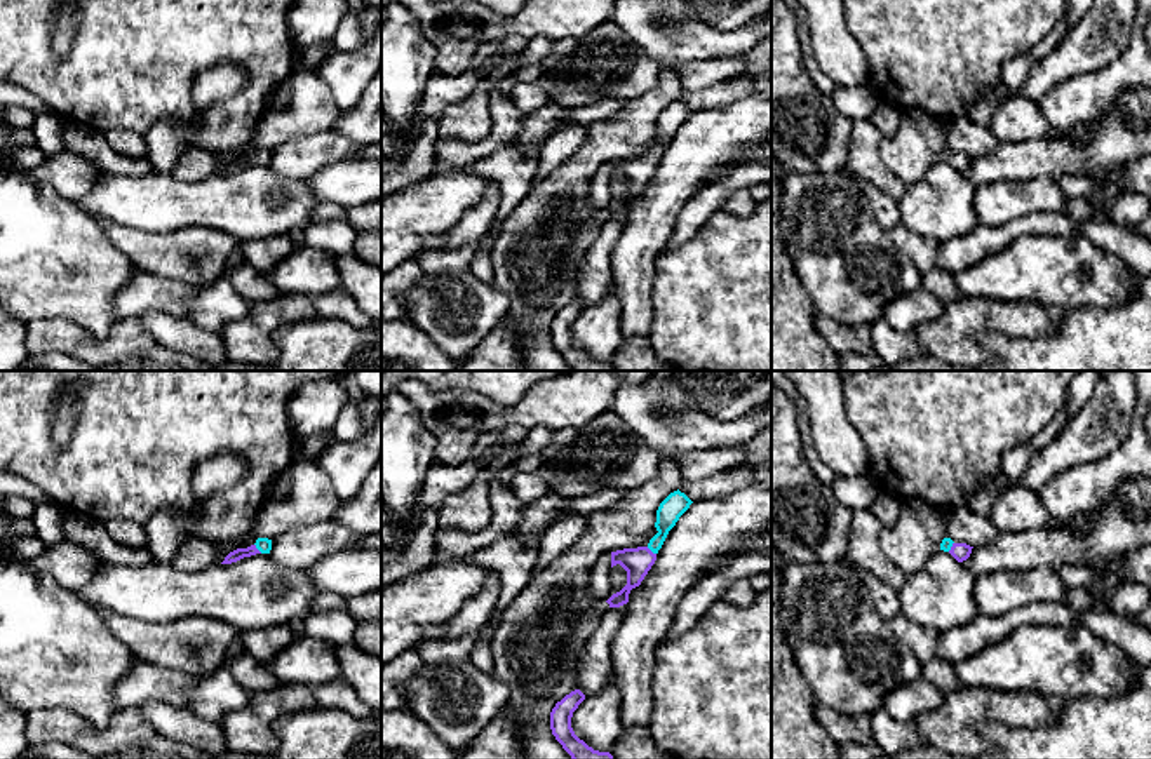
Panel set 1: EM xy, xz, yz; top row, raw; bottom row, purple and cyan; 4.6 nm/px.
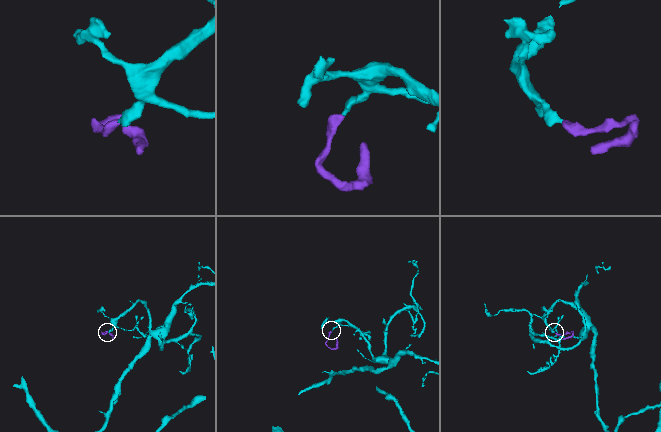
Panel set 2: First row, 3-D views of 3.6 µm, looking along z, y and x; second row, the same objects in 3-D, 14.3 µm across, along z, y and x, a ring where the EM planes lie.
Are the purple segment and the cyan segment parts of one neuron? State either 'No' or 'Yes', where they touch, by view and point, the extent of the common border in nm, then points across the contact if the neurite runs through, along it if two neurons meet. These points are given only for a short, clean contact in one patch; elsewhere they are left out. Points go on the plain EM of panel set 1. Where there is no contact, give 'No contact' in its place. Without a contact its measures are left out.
Yes. Touches purple at xy (256, 159). Shared border 60 nm. Path across: xy (237, 164), (256, 159), (263, 155)

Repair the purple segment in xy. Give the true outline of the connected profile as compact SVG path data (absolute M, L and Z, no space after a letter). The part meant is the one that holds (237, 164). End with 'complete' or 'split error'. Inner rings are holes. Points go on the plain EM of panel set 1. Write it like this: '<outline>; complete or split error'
M258 148L254 155L230 162L221 174L232 174L256 164L270 164L270 160L272 160L272 150Z; split error

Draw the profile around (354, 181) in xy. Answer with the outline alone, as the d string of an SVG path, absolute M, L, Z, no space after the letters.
M362 157L331 164L310 181L319 202L338 204L343 209L381 200L381 158Z

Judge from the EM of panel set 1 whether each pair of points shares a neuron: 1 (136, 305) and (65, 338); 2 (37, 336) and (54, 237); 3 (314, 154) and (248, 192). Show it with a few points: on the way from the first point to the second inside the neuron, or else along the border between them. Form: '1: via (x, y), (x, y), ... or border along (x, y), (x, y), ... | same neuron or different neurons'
1: border along (138, 315), (119, 321) | different neurons
2: border along (26, 324), (65, 319), (80, 328) | different neurons
3: border along (267, 164), (289, 178), (305, 181) | different neurons

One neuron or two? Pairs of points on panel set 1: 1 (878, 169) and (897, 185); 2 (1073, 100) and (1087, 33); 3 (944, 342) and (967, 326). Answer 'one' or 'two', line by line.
1: one
2: two
3: one

